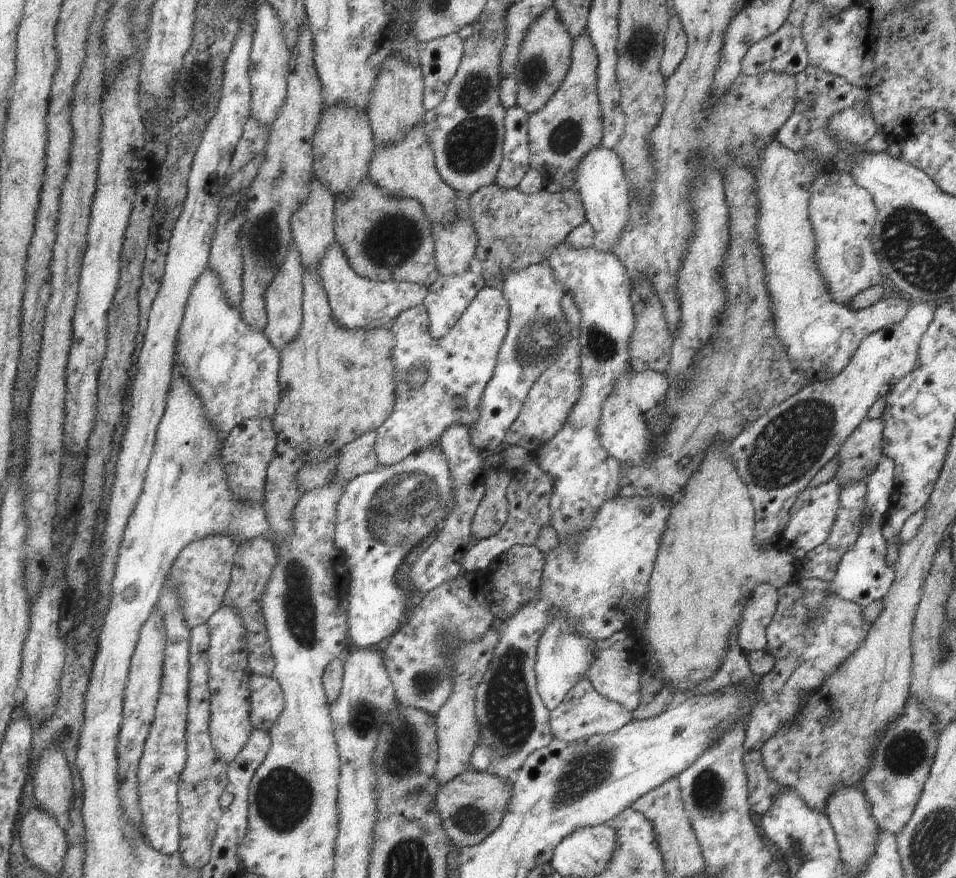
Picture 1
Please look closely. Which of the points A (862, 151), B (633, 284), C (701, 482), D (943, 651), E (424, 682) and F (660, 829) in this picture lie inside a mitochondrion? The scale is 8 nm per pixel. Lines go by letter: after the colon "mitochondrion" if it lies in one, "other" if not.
A: other
B: other
C: other
D: mitochondrion
E: mitochondrion
F: other

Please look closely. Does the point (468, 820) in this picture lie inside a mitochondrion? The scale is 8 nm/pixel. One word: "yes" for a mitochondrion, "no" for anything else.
yes

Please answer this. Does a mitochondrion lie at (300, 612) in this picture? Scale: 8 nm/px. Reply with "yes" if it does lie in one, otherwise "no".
yes

